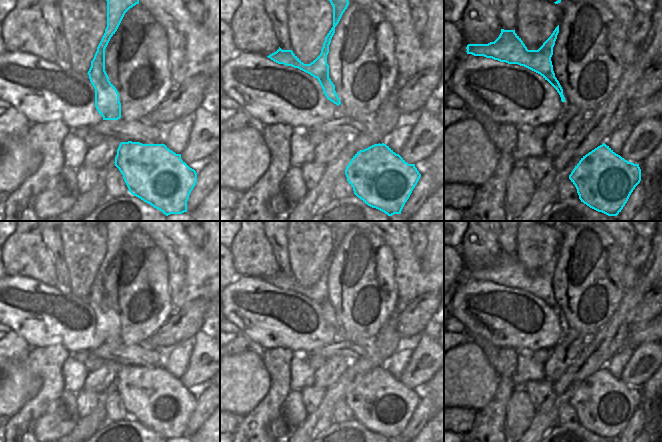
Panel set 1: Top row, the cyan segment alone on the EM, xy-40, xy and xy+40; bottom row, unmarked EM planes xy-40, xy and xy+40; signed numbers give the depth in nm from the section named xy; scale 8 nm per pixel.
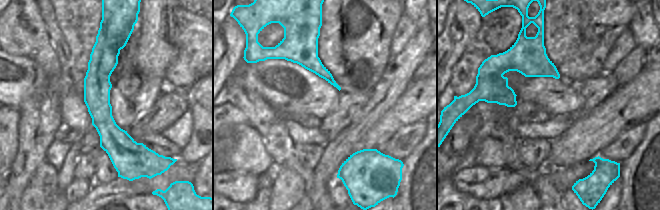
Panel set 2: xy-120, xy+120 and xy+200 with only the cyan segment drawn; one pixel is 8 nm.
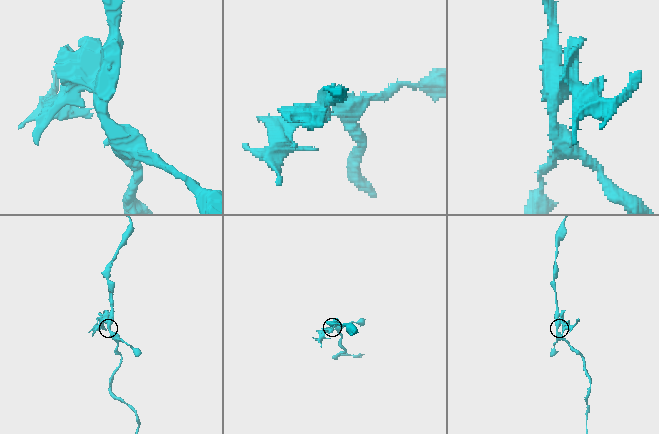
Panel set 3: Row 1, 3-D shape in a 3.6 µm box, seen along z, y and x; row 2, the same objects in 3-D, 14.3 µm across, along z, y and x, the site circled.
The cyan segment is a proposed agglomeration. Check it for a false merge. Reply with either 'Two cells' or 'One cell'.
Two cells.

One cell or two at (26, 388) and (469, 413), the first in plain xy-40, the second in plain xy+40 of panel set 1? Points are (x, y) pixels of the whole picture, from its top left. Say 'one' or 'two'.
two

